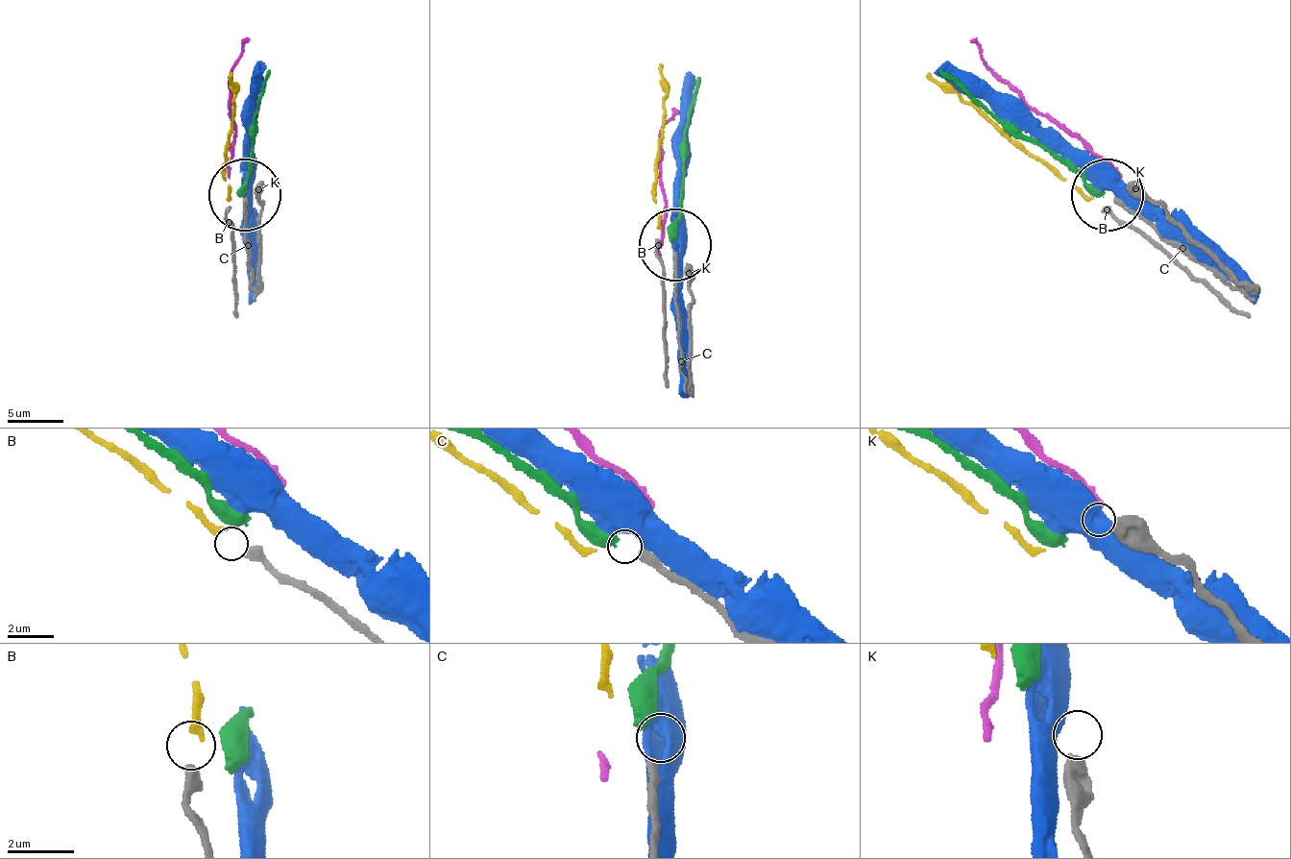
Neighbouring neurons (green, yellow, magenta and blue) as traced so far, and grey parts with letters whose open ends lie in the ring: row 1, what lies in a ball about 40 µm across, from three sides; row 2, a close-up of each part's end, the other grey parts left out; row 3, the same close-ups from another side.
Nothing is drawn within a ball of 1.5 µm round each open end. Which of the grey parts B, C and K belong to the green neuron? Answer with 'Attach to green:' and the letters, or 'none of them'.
Attach to green: none of them

